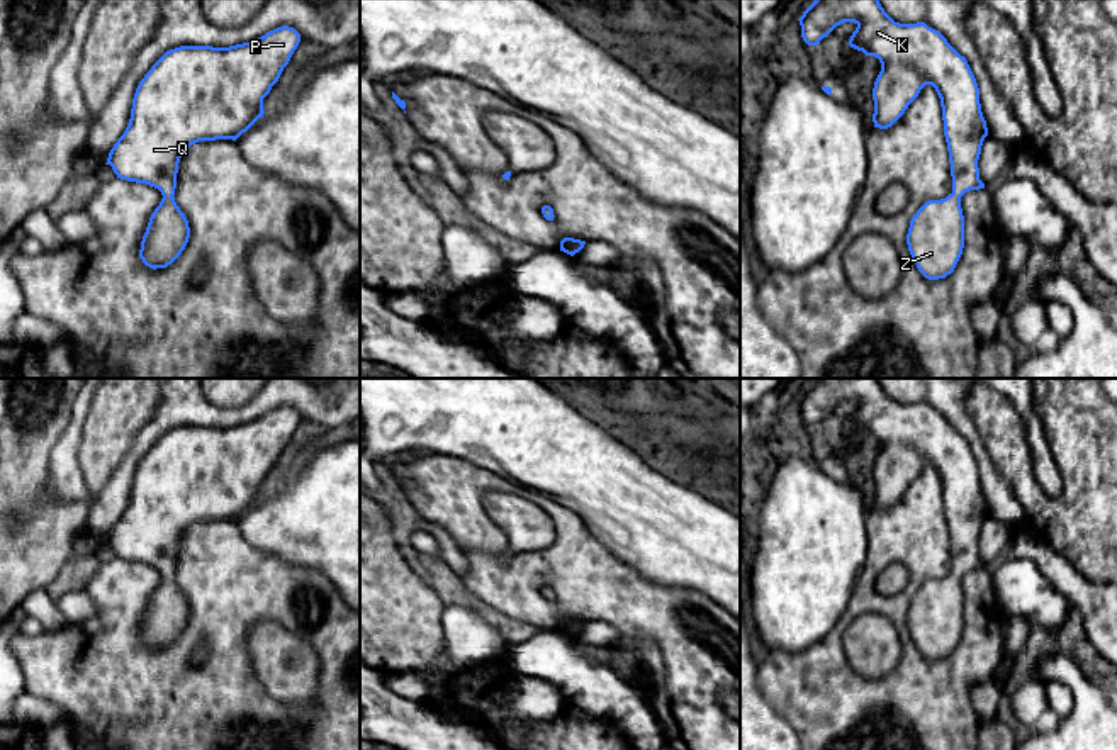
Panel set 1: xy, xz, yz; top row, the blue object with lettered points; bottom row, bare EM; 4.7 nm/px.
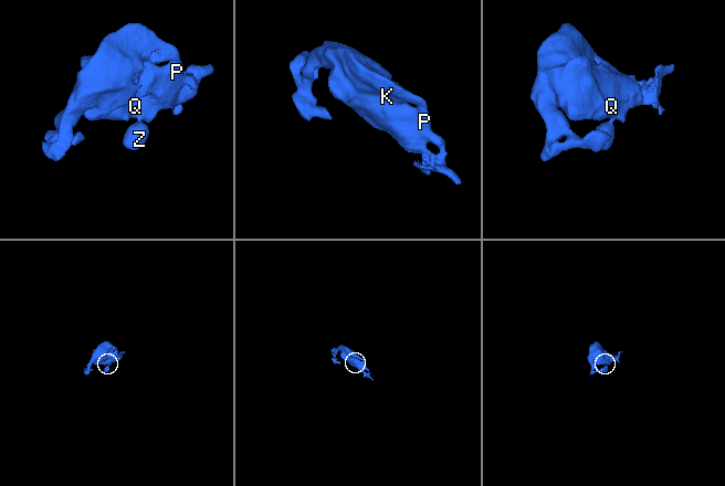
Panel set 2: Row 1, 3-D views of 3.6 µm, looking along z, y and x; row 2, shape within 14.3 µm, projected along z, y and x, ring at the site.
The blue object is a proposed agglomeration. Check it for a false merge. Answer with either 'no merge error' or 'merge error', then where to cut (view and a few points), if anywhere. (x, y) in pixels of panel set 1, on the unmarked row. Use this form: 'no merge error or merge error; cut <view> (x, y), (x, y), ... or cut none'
no merge error; cut none

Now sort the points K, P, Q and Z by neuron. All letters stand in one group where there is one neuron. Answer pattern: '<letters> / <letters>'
K P Q Z

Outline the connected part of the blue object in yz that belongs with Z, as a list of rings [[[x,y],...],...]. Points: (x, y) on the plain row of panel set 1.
[[[815,378],[798,400],[808,426],[820,424],[844,402],[857,406],[849,426],[881,443],[873,468],[874,507],[891,507],[925,465],[935,468],[942,487],[952,572],[917,590],[907,624],[925,658],[946,658],[954,652],[964,628],[961,577],[985,568],[978,540],[988,507],[979,468],[966,438],[925,402],[895,402],[878,378]]]

